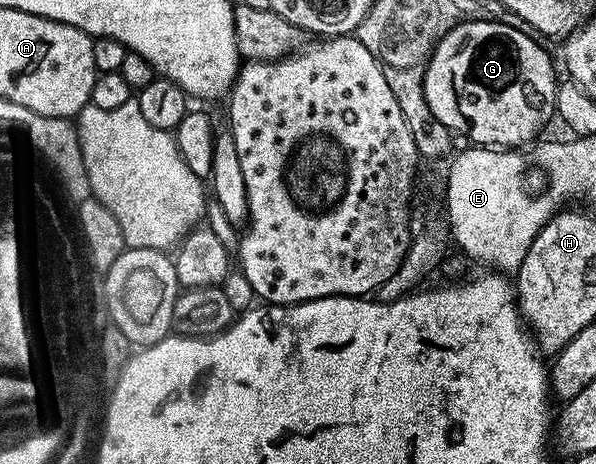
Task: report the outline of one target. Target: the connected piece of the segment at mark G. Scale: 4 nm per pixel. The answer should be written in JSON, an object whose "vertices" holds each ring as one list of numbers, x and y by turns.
{"vertices":[[461,21,438,40,422,77,428,111,455,134,467,133,478,147,522,145,532,140,550,120,555,120,560,84,560,78,554,74,553,59,533,39,525,28,516,25]]}

